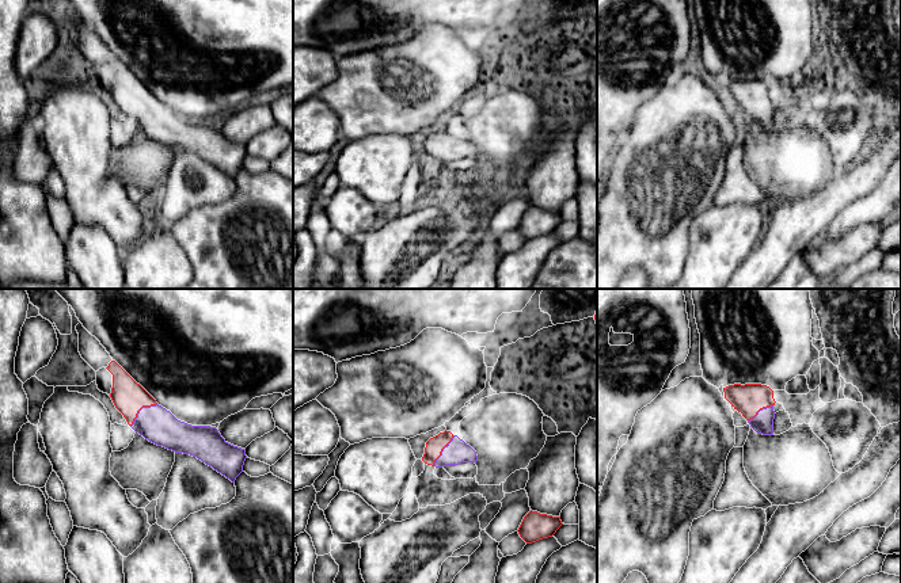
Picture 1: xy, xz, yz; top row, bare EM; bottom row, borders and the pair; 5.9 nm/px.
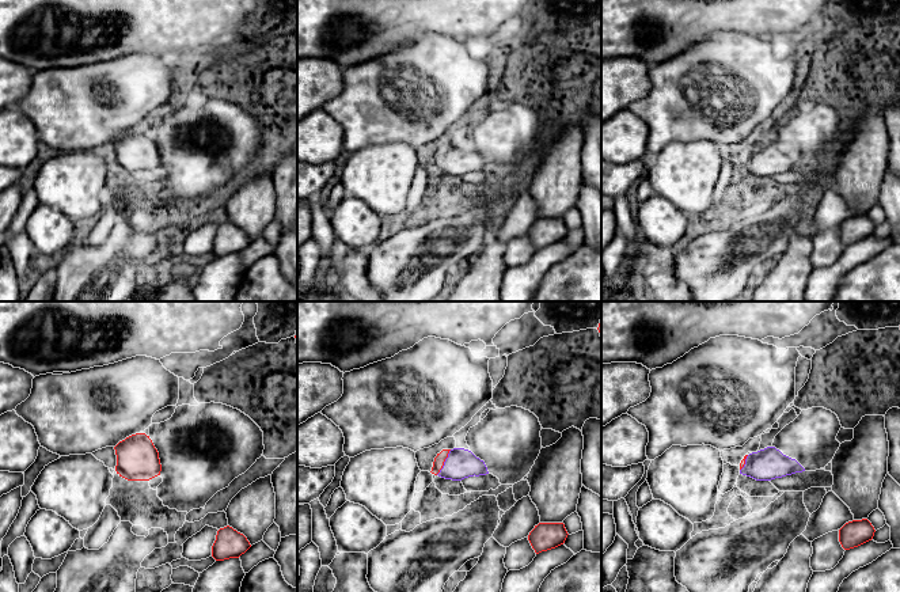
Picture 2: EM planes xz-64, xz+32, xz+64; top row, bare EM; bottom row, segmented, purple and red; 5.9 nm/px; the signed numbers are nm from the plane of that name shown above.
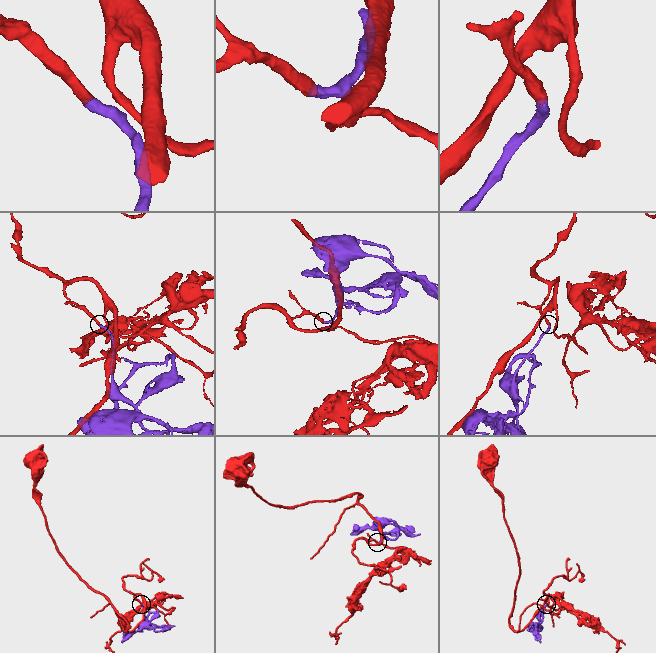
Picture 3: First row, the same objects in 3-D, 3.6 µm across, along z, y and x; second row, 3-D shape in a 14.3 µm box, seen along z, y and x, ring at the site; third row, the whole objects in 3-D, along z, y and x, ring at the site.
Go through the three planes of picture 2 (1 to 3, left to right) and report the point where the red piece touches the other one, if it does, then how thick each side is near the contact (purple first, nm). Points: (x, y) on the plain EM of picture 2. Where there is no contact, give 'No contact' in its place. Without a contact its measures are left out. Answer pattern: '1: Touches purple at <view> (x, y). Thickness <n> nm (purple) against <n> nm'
1: No contact
2: Touches purple at xz+32 (444, 158). Thickness 180 nm (purple) against 60 nm
3: Touches purple at xz+64 (745, 159). Thickness 190 nm (purple) against 30 nm

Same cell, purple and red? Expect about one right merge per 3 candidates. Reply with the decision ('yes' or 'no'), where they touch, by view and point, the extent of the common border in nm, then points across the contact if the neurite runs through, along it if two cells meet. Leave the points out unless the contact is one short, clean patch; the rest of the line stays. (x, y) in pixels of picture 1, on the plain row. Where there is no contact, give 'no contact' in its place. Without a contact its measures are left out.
yes; meets purple in xy at (140, 106); contact 220 nm long; runs through xy (155, 119), (140, 106), (128, 92)

